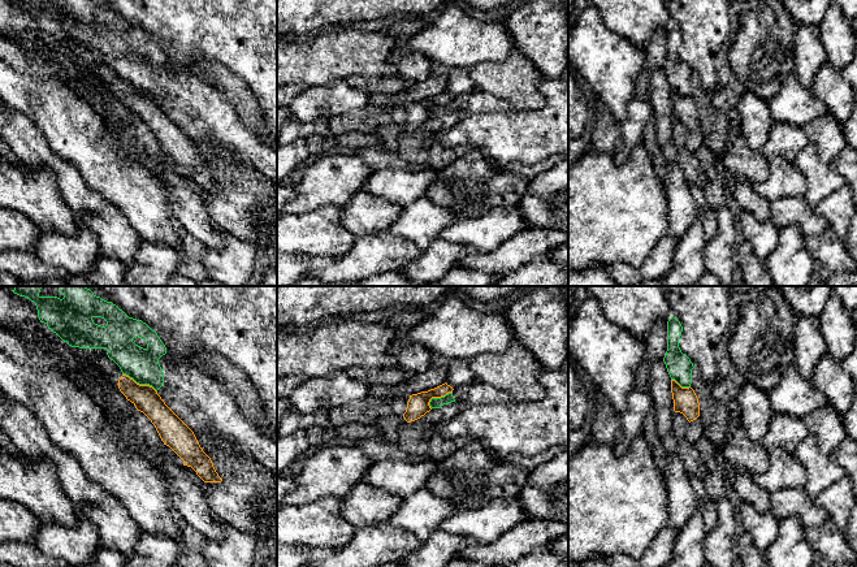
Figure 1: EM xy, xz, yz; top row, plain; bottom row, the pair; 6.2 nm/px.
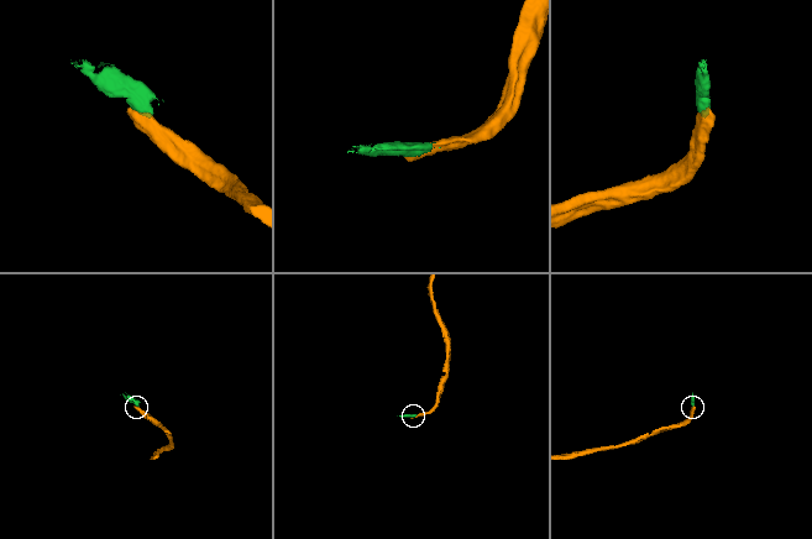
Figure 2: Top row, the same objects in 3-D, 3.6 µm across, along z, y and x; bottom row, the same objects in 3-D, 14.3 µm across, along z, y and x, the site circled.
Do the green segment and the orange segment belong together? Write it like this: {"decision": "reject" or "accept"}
{"decision": "reject"}

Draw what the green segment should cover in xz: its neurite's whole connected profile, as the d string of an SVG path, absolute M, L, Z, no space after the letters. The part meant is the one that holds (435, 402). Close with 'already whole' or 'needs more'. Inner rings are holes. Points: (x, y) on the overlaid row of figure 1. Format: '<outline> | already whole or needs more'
M473 382L469 385L460 385L445 397L432 398L429 406L430 408L440 408L441 406L451 402L462 402L464 404L481 404L510 401L512 401L512 398L505 390L488 384Z | needs more

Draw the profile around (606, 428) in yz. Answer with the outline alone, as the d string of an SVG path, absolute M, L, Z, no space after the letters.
M598 390L597 412L593 419L592 430L588 442L601 443L614 447L622 434L620 414L618 414L607 398Z

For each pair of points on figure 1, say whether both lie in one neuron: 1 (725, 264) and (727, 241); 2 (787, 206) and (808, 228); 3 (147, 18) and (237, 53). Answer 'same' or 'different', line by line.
1: same
2: same
3: same

